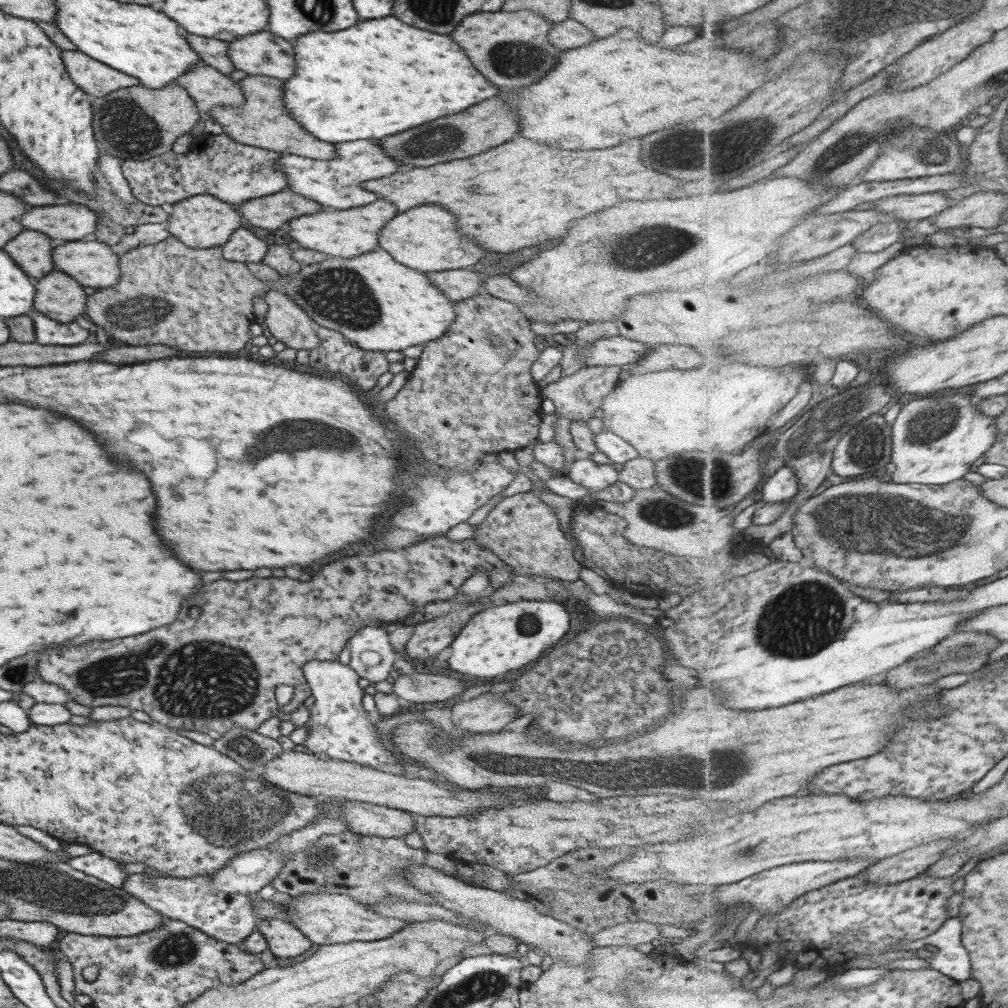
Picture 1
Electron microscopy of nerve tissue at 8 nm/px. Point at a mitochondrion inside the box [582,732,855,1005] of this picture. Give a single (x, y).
(708, 770)

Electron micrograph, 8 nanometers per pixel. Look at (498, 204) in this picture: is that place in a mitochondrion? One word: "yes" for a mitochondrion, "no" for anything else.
no

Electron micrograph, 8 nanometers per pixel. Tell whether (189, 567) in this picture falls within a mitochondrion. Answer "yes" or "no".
no

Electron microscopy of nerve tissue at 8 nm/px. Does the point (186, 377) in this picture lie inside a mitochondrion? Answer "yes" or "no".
no

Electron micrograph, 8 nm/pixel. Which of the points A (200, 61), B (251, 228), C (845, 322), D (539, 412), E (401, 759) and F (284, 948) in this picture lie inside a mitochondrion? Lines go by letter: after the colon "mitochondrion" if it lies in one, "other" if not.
A: other
B: other
C: other
D: other
E: other
F: other

